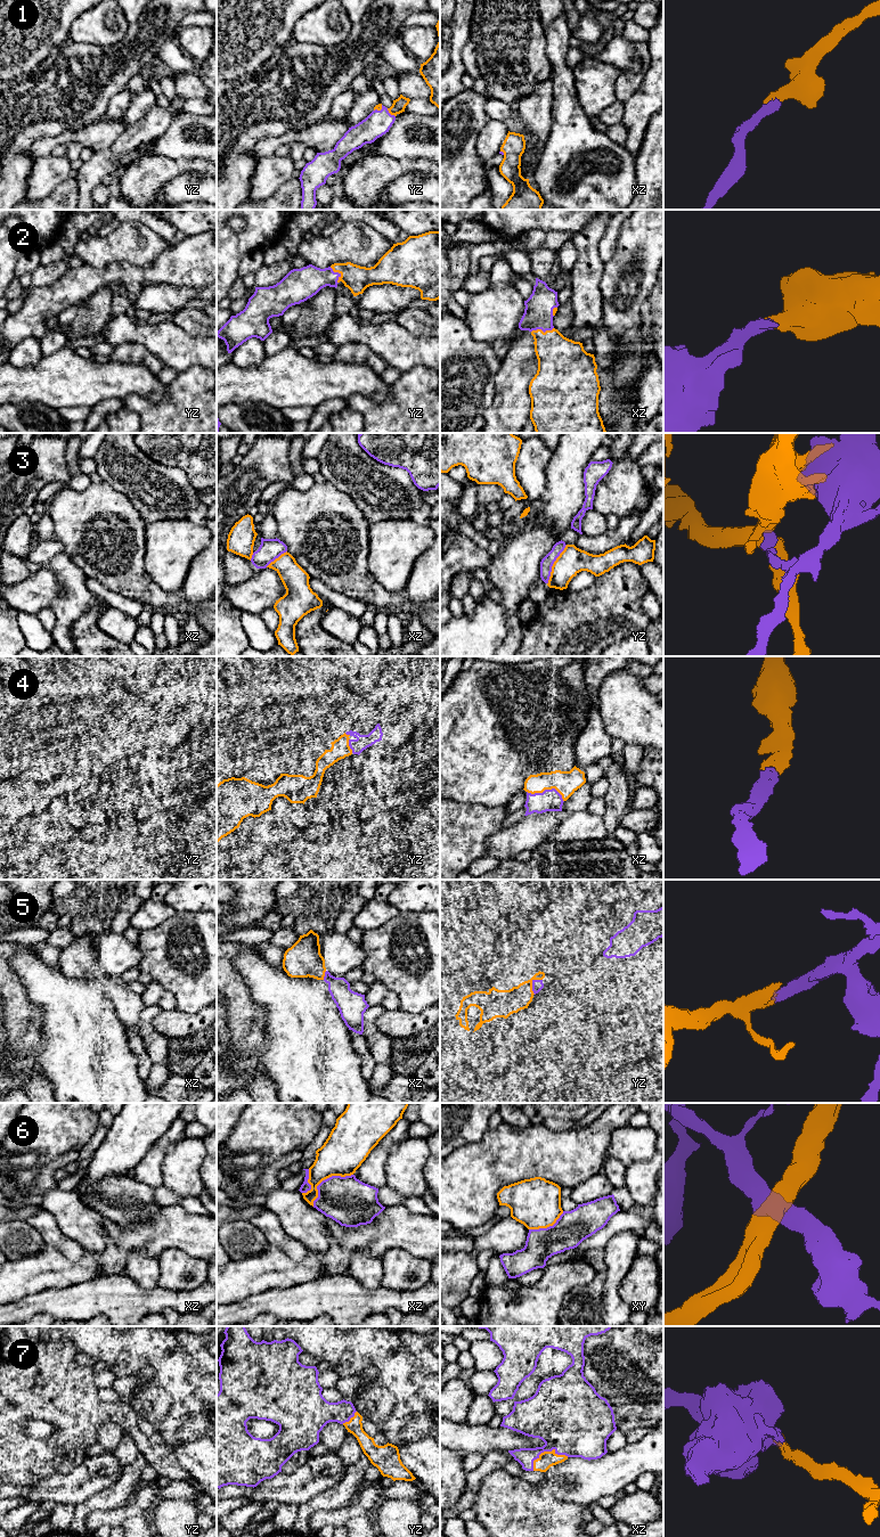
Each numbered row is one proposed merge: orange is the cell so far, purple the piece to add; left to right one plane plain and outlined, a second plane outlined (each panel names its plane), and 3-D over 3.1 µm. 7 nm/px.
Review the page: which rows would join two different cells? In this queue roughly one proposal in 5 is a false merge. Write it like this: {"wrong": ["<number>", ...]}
{"wrong": ["3"]}

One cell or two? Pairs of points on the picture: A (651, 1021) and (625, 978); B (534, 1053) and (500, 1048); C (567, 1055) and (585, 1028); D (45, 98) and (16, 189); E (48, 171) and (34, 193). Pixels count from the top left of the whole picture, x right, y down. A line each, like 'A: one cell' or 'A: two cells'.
A: two cells
B: one cell
C: one cell
D: one cell
E: one cell

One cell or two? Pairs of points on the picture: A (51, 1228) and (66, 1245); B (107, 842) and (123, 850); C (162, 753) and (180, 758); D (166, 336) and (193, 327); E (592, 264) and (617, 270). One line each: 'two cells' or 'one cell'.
A: one cell
B: one cell
C: two cells
D: two cells
E: two cells

